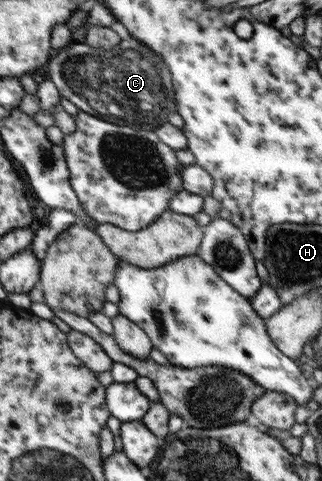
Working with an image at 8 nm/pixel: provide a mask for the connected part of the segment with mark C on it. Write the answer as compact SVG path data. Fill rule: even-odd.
M116 24L114 29L119 35L119 44L99 55L85 42L71 42L58 49L47 61L47 76L60 96L67 98L79 111L132 130L154 131L167 122L169 113L176 113L171 74L155 52L129 36L123 24Z

